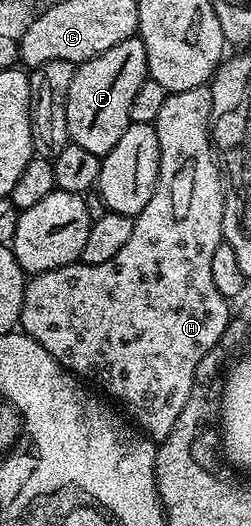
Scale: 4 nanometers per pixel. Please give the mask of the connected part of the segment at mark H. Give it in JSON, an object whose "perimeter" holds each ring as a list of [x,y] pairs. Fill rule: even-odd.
{"perimeter":[[[205,85],[185,91],[171,92],[166,97],[165,103],[162,104],[162,110],[159,111],[154,124],[160,146],[158,181],[154,185],[154,193],[150,197],[150,201],[146,201],[146,209],[142,209],[142,213],[134,216],[134,233],[130,233],[130,241],[126,241],[126,245],[122,245],[122,249],[118,249],[118,253],[114,253],[114,257],[110,257],[110,261],[102,261],[102,265],[90,265],[77,261],[65,267],[43,271],[41,275],[32,275],[27,280],[20,310],[19,326],[22,328],[23,334],[38,341],[38,345],[42,345],[42,349],[46,349],[46,353],[53,355],[73,375],[89,384],[97,383],[97,385],[92,385],[99,388],[109,400],[119,404],[123,414],[145,435],[156,441],[164,439],[170,433],[170,429],[174,429],[174,421],[178,421],[178,413],[182,413],[182,405],[186,405],[193,387],[198,382],[196,378],[198,361],[202,361],[202,357],[206,357],[206,353],[210,353],[210,349],[219,347],[220,338],[222,333],[226,333],[230,318],[229,300],[224,299],[222,293],[218,293],[218,289],[214,289],[214,277],[210,277],[210,260],[214,257],[214,249],[218,249],[218,245],[224,238],[224,180],[218,160],[212,150],[211,121],[211,86]]]}

